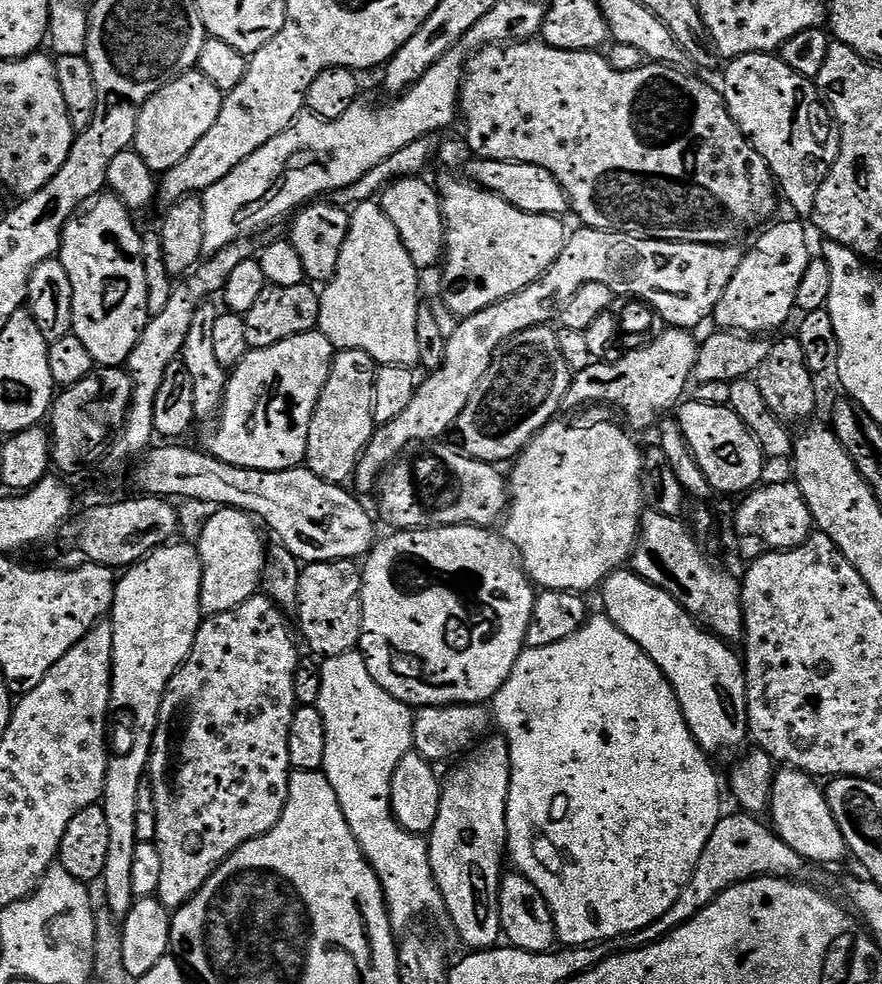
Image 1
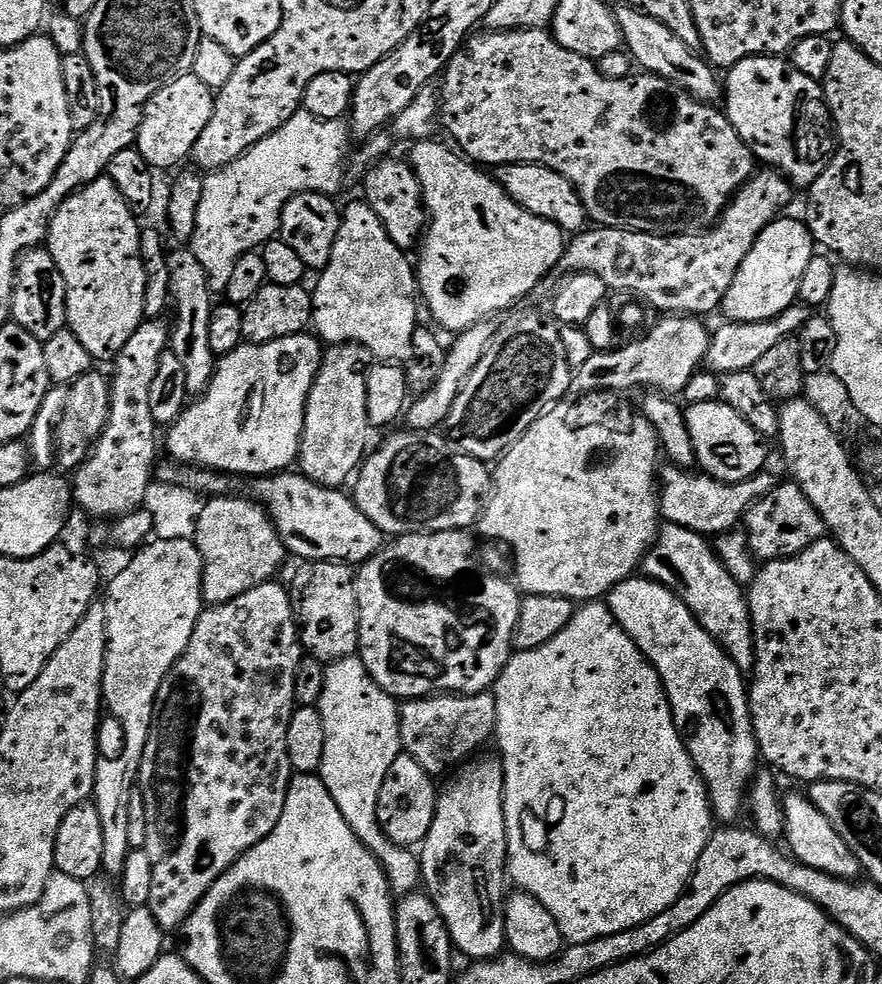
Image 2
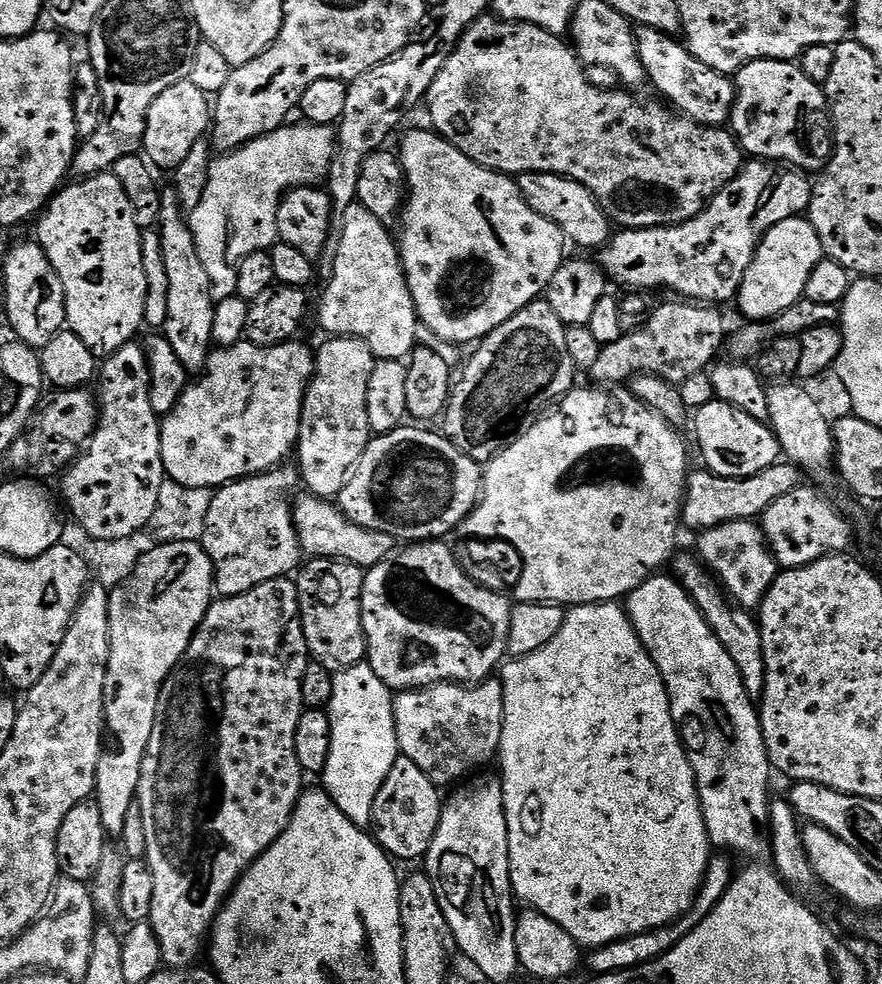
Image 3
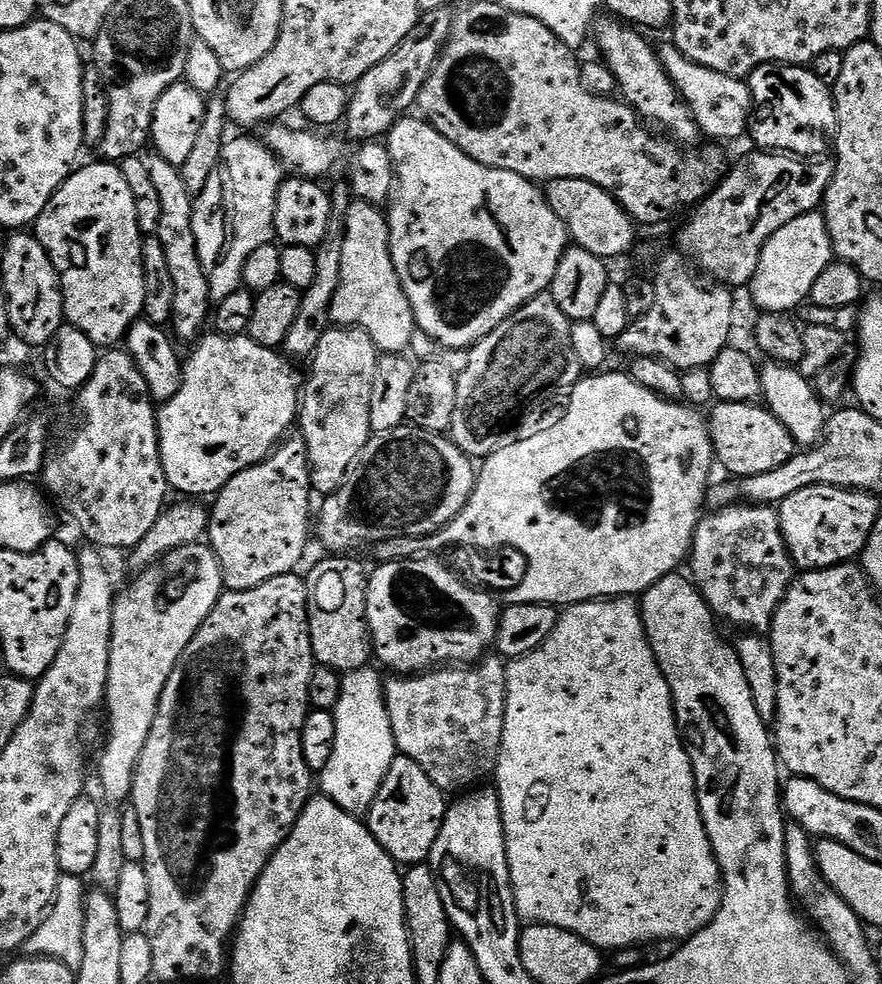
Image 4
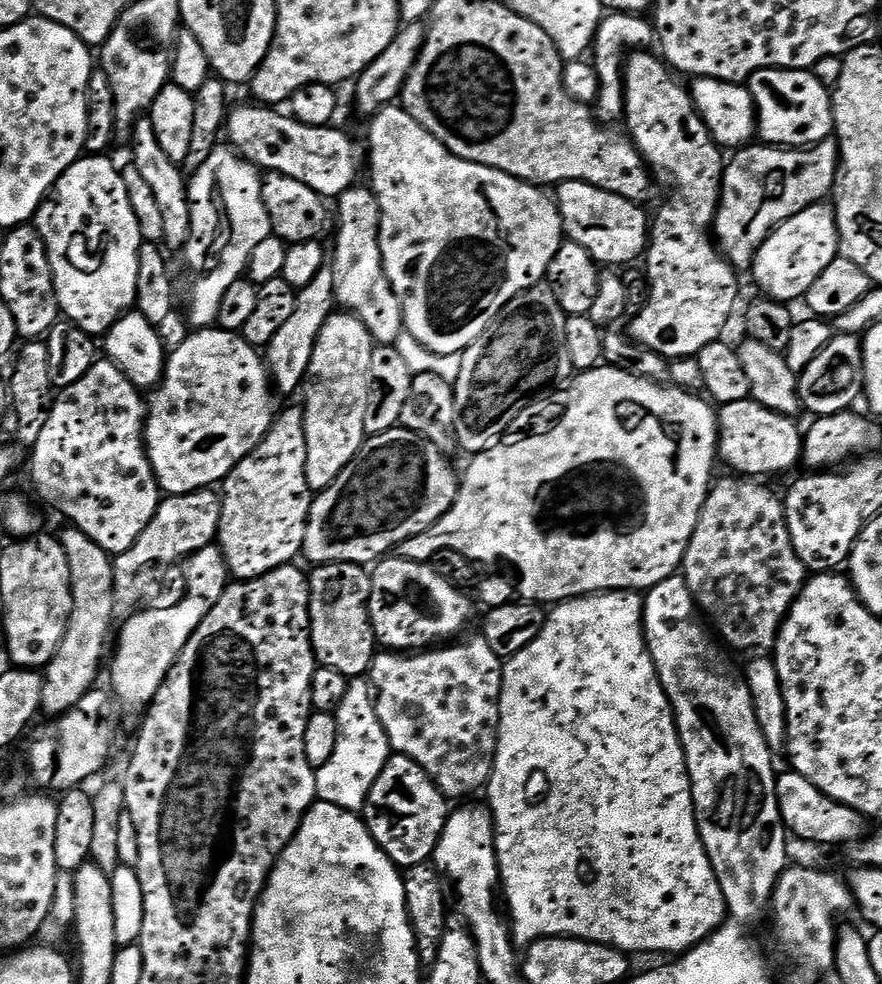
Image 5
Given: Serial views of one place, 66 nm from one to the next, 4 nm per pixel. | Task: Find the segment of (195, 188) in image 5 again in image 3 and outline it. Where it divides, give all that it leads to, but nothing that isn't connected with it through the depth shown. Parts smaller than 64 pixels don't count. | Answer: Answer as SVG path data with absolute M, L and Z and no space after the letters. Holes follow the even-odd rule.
M299 123L281 126L275 132L267 132L265 136L259 136L241 148L217 155L213 159L210 178L206 182L206 194L202 194L202 202L198 202L198 206L190 213L190 223L194 242L198 246L198 258L202 258L206 274L210 274L212 296L216 300L236 295L236 268L242 262L242 258L255 252L269 251L272 245L277 243L278 206L285 195L294 188L315 185L328 175L332 160L338 151L336 132L326 124Z

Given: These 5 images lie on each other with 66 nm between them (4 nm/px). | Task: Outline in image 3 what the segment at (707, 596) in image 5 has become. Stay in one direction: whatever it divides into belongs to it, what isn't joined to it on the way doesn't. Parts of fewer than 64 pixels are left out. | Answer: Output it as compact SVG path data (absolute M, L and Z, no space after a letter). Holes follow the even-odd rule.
M739 520L703 529L699 536L699 559L720 581L721 588L728 593L728 599L741 608L759 609L760 603L766 598L778 575L778 565L772 557L768 539L764 537L763 527L756 520Z

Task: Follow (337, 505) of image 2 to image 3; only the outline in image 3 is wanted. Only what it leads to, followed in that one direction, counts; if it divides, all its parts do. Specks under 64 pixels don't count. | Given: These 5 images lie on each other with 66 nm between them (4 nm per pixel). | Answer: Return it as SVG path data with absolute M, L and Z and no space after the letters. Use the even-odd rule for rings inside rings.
M311 494L303 495L295 497L292 506L292 524L296 528L296 537L300 540L301 549L309 557L344 560L348 564L367 570L378 566L378 562L382 562L397 551L396 537L382 534L378 530L366 530L350 522L350 518L346 518L332 500L324 500L321 496Z

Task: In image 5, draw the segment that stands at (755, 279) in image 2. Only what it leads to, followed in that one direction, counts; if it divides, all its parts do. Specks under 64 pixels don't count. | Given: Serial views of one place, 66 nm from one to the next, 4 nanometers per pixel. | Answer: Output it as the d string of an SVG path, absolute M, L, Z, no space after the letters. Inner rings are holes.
M828 202L811 204L806 210L794 214L789 220L779 224L770 233L766 242L758 250L756 261L753 262L750 269L750 275L756 279L757 286L764 291L761 293L767 294L771 299L781 302L799 301L808 293L810 286L814 286L814 278L818 278L818 274L822 274L822 270L826 270L826 266L830 266L830 262L834 262L839 255L840 235L833 205Z

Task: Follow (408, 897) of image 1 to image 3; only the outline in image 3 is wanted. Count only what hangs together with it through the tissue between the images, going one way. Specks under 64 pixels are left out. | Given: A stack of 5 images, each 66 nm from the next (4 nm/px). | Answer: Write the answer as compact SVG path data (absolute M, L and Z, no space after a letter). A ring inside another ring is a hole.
M367 662L355 664L349 668L341 668L334 675L334 694L326 709L330 718L330 758L326 758L326 766L322 773L323 791L359 828L367 829L372 823L374 814L374 798L378 798L378 790L382 790L382 782L386 782L386 774L390 774L390 766L400 755L398 734L394 726L393 689L384 685L382 678L374 674Z

